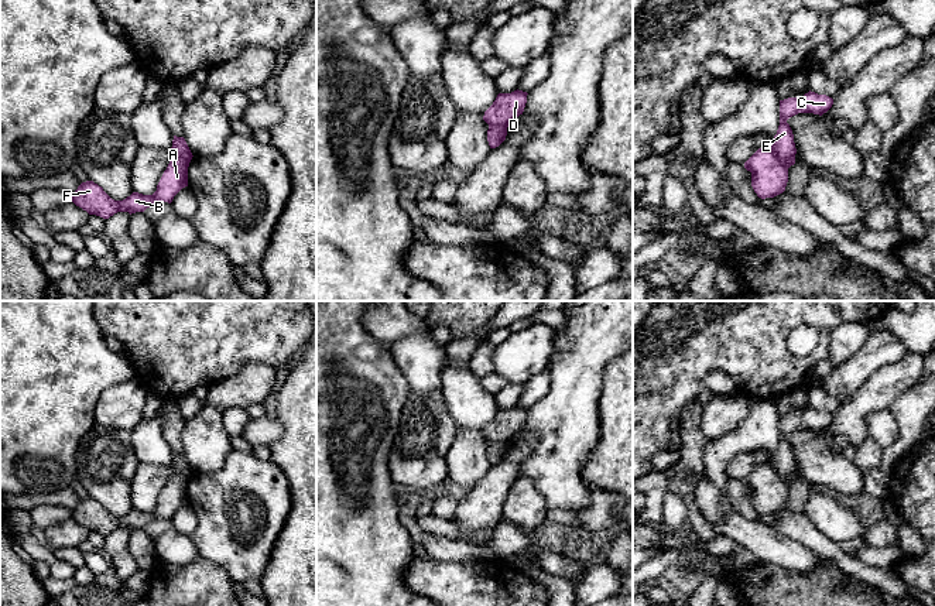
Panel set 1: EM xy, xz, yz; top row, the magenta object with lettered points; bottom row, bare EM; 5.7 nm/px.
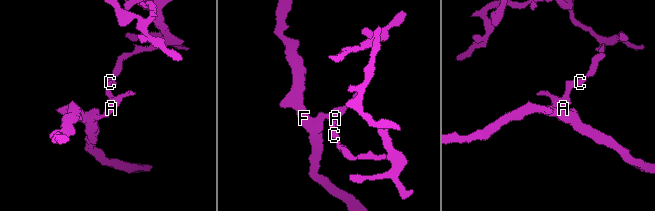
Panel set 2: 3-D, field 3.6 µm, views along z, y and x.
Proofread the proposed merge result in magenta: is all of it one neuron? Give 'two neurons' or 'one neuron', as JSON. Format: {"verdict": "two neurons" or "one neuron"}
{"verdict": "two neurons"}

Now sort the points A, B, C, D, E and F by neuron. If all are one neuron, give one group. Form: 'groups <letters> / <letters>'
groups A B D F / C E

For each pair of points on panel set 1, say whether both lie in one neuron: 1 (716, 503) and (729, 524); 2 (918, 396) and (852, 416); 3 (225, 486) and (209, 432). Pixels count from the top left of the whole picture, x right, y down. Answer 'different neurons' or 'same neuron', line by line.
1: same neuron
2: different neurons
3: different neurons

